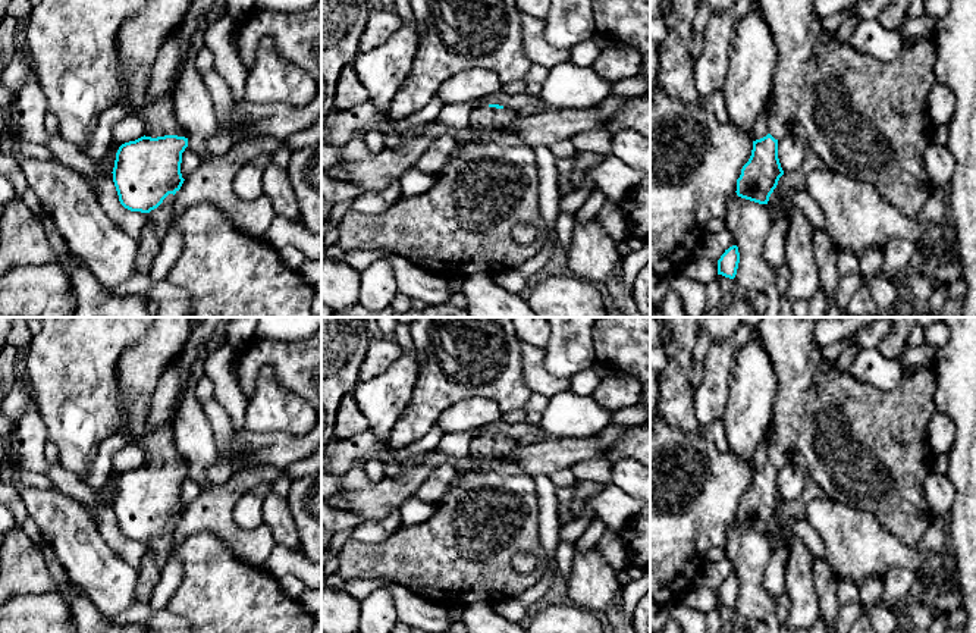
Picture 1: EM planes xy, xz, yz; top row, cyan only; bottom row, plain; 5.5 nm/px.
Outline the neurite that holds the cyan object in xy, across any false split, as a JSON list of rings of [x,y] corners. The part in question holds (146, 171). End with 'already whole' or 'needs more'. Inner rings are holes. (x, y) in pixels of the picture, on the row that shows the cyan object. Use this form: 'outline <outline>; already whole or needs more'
outline [[[147,0],[147,6],[120,32],[120,56],[129,73],[128,101],[141,107],[139,119],[147,125],[147,134],[135,141],[125,142],[116,153],[113,182],[120,204],[131,211],[150,213],[169,194],[176,194],[183,178],[181,173],[182,153],[188,147],[183,126],[173,110],[173,97],[150,100],[147,97],[150,73],[163,43],[179,28],[189,9],[191,0]]]; needs more

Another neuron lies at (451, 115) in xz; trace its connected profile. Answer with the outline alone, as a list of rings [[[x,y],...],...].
[[[502,90],[493,93],[481,100],[465,101],[459,104],[443,104],[437,119],[434,122],[443,126],[467,128],[470,115],[480,106],[499,104],[512,110],[518,110],[525,104],[540,106],[543,110],[553,110],[540,95],[531,97],[524,94],[509,95]]]

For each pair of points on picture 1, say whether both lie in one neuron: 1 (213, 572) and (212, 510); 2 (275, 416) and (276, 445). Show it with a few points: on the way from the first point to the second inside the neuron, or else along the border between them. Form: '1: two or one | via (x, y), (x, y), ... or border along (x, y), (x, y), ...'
1: two | border along (179, 544), (197, 533), (212, 532), (237, 557)
2: two | border along (244, 429), (306, 435)

